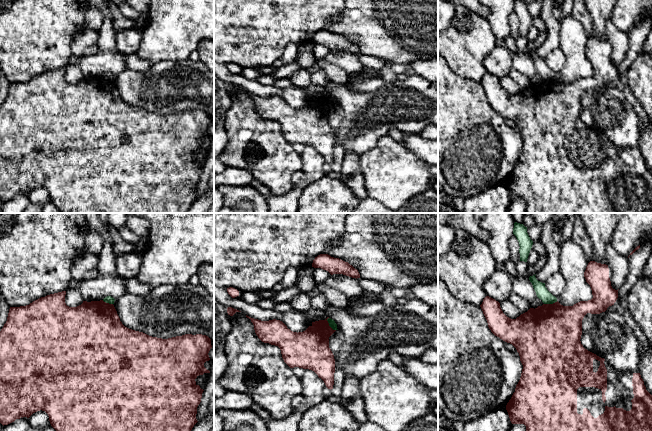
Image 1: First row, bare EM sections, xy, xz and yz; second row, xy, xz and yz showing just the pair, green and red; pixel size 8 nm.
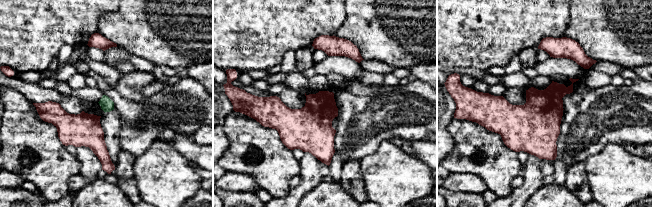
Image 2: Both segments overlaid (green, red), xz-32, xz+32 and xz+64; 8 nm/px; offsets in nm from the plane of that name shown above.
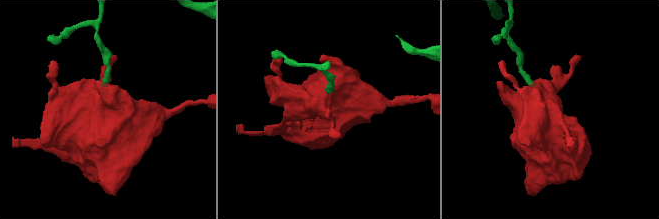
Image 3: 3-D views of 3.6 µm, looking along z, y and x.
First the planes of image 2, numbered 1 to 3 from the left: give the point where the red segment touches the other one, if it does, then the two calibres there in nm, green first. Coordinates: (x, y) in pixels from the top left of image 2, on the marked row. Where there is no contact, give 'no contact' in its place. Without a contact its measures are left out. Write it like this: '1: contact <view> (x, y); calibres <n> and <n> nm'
1: no contact
2: no contact
3: no contact

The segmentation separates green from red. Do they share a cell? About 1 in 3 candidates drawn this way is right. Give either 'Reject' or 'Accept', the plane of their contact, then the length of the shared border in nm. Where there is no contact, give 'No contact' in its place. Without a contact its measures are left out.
Reject. Touches green in xz. Shared border 130 nm

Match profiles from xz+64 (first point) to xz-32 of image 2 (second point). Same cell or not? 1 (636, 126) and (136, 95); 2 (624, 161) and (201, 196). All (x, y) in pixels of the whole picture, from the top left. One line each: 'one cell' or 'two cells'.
1: two cells
2: two cells

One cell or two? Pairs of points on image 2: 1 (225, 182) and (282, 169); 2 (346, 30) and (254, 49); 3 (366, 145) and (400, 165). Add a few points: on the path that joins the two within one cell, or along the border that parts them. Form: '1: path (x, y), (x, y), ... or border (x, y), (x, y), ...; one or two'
1: border (227, 171), (248, 173), (260, 187); two
2: border (345, 11), (345, 20), (333, 34); two
3: border (390, 140), (384, 140), (373, 152), (359, 160); two

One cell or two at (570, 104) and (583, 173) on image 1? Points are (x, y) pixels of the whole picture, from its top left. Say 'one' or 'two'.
one

